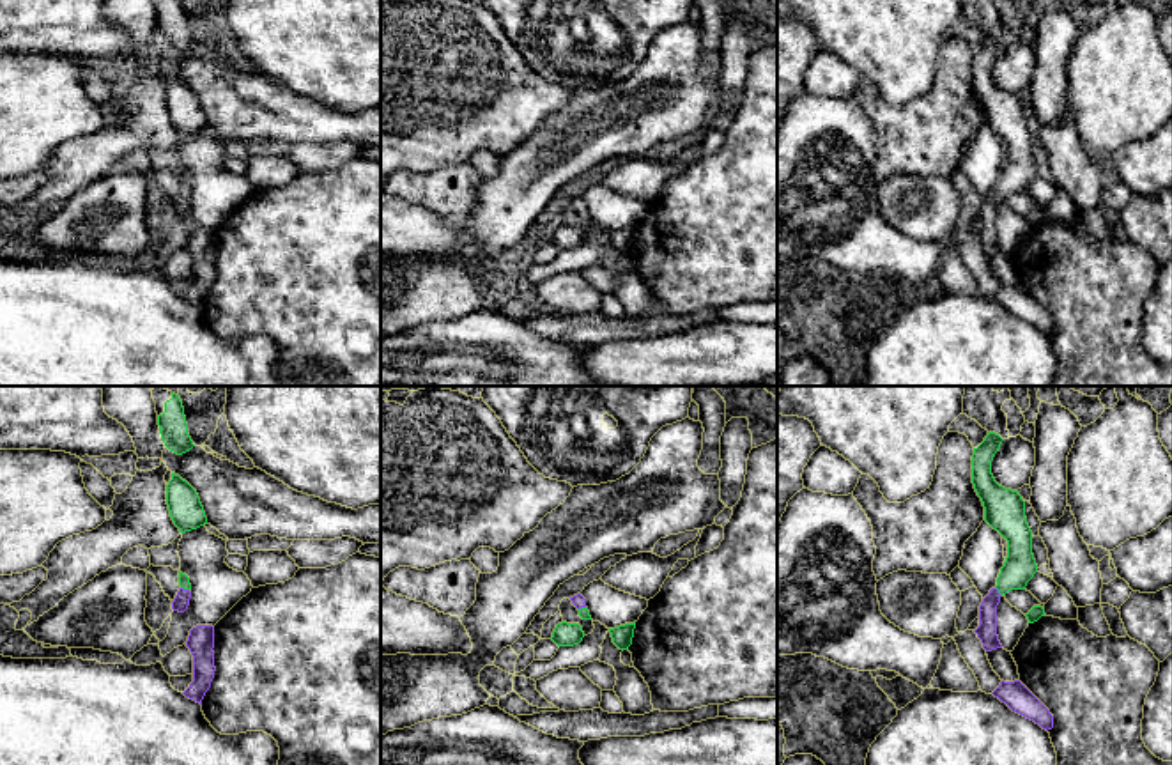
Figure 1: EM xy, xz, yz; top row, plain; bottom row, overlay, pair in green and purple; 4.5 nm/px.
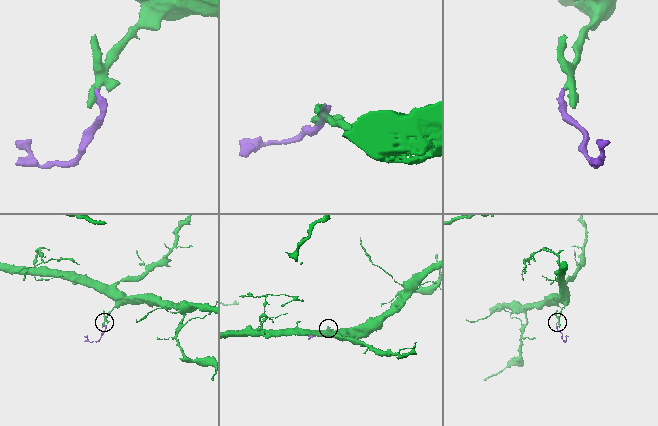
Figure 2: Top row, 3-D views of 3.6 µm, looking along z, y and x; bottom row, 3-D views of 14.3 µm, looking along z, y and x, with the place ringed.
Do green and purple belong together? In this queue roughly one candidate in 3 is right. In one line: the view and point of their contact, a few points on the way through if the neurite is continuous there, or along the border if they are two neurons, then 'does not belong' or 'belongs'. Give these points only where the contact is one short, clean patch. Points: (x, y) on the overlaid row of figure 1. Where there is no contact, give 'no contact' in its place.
contact yz (999, 592); way yz (1018, 569), (999, 592), (988, 604), (986, 631); belongs

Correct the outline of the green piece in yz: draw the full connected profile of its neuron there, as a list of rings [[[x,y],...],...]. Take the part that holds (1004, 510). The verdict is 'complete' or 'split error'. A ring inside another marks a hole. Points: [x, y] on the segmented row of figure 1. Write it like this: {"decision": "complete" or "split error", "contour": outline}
{"decision": "split error", "contour": [[[988,432],[972,455],[972,483],[983,501],[984,521],[1007,540],[1007,558],[997,577],[997,586],[990,590],[979,606],[979,627],[974,630],[986,652],[1002,648],[997,636],[1000,597],[1011,590],[1025,590],[1037,572],[1025,501],[1018,491],[999,485],[991,475],[991,460],[1002,441],[999,434]]]}

